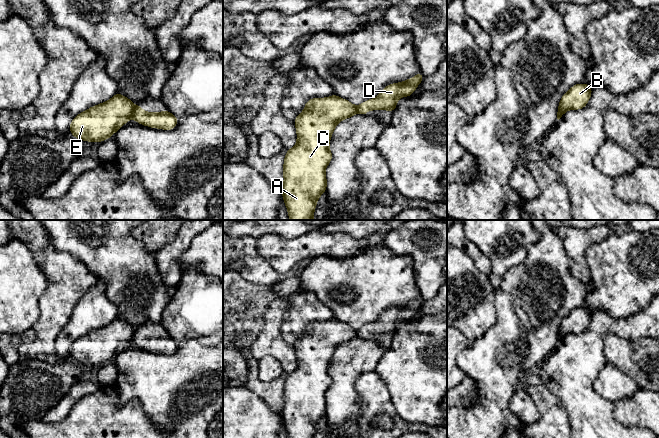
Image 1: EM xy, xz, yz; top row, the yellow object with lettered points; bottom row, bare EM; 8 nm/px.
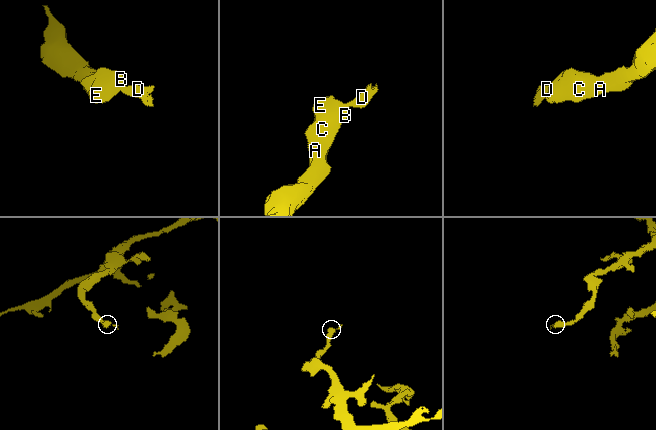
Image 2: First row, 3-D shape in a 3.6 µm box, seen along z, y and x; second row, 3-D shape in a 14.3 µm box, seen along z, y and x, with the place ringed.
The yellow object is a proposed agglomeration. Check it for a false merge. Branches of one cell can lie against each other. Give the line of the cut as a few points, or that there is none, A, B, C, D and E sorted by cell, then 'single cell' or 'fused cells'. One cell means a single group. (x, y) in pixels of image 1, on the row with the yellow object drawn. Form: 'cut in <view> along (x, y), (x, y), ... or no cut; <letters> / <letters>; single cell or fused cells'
cut in xy along (135, 107), (131, 117); A B C E / D; fused cells

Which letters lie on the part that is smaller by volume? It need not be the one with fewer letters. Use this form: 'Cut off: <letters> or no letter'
Cut off: D

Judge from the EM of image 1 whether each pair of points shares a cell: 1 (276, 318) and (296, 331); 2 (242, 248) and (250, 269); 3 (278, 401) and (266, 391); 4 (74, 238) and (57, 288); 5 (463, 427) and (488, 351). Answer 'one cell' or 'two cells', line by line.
1: two cells
2: one cell
3: one cell
4: two cells
5: one cell

